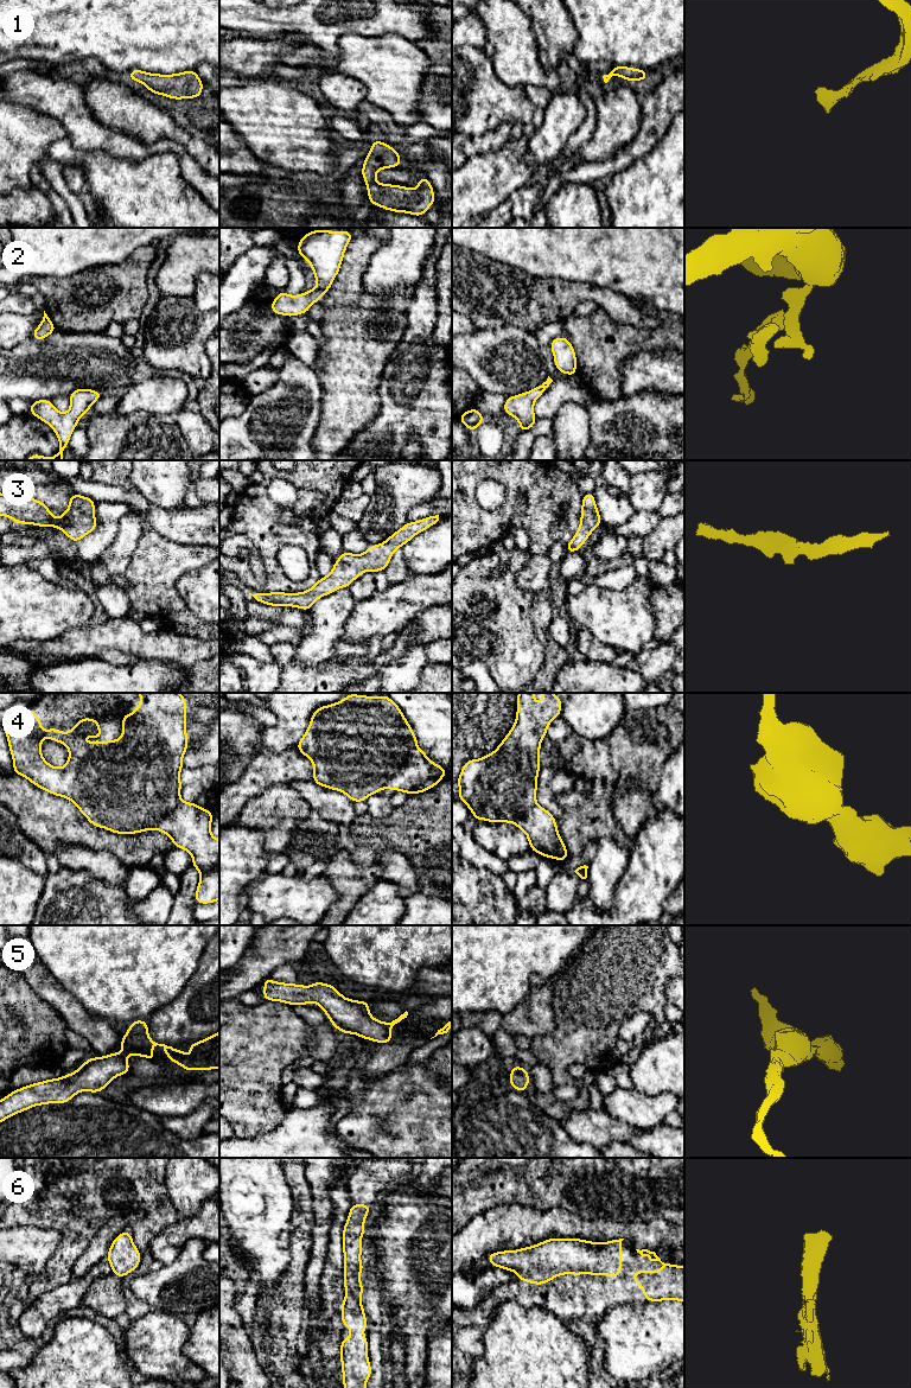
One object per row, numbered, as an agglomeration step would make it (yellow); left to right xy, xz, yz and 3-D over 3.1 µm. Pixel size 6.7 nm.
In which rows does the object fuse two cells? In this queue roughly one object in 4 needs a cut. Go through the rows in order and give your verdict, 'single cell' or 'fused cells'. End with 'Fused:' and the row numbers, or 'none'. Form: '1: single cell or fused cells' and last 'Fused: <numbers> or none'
1: single cell
2: single cell
3: single cell
4: fused cells
5: single cell
6: single cell
Fused: 4

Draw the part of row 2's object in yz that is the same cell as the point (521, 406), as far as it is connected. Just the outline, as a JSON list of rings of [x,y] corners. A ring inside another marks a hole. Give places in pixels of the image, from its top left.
[[[553,380],[547,381],[529,391],[509,396],[505,400],[503,412],[514,416],[520,422],[520,433],[531,429],[537,418],[534,415],[534,402],[547,390]]]

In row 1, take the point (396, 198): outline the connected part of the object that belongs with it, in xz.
[[[374,139],[368,155],[364,159],[361,173],[368,190],[371,205],[394,212],[404,212],[423,216],[435,200],[435,195],[428,178],[422,177],[416,189],[401,185],[381,184],[375,180],[382,168],[401,167],[401,157],[390,145]]]

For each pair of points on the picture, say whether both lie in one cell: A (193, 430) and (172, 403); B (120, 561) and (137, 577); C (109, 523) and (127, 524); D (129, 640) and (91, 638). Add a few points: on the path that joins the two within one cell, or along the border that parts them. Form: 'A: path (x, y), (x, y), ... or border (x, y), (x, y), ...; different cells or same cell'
A: border (183, 408), (176, 415); different cells
B: border (138, 542), (129, 564), (122, 574); different cells
C: border (128, 510), (119, 522), (115, 539), (104, 548); different cells
D: path (120, 638), (101, 638); same cell

